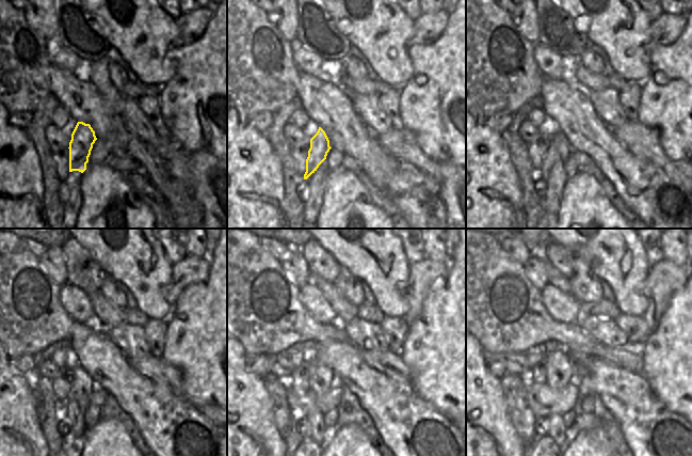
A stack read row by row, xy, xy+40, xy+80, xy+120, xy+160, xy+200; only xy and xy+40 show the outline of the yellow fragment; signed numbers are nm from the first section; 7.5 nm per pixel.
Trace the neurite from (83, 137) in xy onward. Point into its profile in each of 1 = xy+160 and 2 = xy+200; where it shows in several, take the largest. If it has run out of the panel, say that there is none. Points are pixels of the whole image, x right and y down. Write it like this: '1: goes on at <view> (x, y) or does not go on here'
1: goes on at xy+160 (319, 433)
2: goes on at xy+200 (557, 430)

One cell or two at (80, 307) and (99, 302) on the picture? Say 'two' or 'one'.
two

